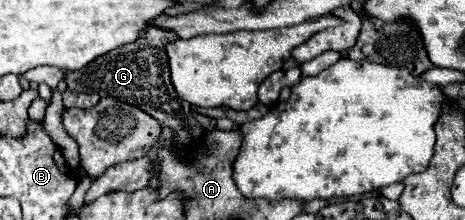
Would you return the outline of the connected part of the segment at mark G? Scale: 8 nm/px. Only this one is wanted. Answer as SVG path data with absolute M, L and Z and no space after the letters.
M146 28L142 38L138 38L136 42L120 46L104 56L98 56L94 62L90 62L82 70L66 72L66 70L56 70L50 66L40 66L40 68L28 70L24 76L30 82L38 82L38 84L44 82L52 90L58 86L60 80L66 80L70 90L98 94L98 96L112 96L116 100L134 104L140 110L144 110L146 114L150 114L152 118L156 118L160 122L160 126L170 126L174 132L174 138L178 138L178 142L184 142L184 146L186 146L190 142L198 142L202 128L194 120L190 104L176 94L176 90L170 82L170 68L168 68L168 56L166 56L164 46L168 42L172 42L174 38L176 38L174 34L168 34L160 28L150 28L150 30Z

